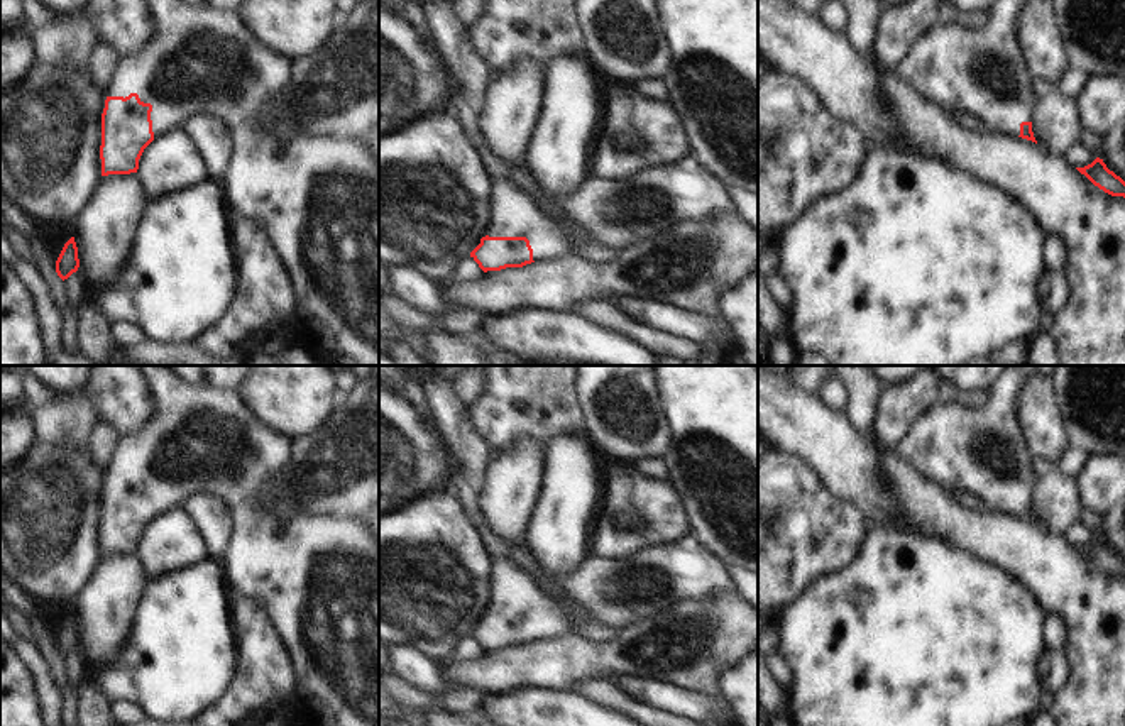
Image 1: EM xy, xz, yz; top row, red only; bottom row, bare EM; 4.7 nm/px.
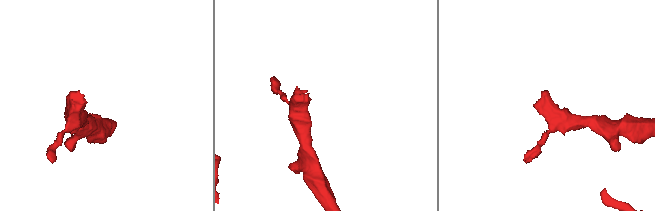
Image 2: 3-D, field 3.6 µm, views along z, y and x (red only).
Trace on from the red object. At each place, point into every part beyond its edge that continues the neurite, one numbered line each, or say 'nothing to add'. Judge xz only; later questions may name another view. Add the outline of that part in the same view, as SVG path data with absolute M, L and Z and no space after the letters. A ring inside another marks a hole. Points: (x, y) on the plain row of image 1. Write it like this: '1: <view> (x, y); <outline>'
1: xz (513, 593); M496 558L491 569L489 616L526 616L533 640L580 636L573 618L513 558Z

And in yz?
1: yz (983, 450); M1008 366L981 408L937 401L915 421L895 452L910 459L942 489L971 492L988 504L988 511L1018 516L1020 503L1032 501L1035 489L1035 457L1020 421L1018 404L1032 379L1052 377L1054 372L1056 366Z

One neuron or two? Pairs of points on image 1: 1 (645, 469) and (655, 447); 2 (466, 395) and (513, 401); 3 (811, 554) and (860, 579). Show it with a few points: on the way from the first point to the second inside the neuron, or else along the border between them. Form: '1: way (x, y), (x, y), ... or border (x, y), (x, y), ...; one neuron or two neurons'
1: border (658, 457), (642, 457), (631, 464); two neurons
2: border (482, 383), (481, 393), (467, 406); two neurons
3: border (865, 537), (843, 571), (809, 588); two neurons

